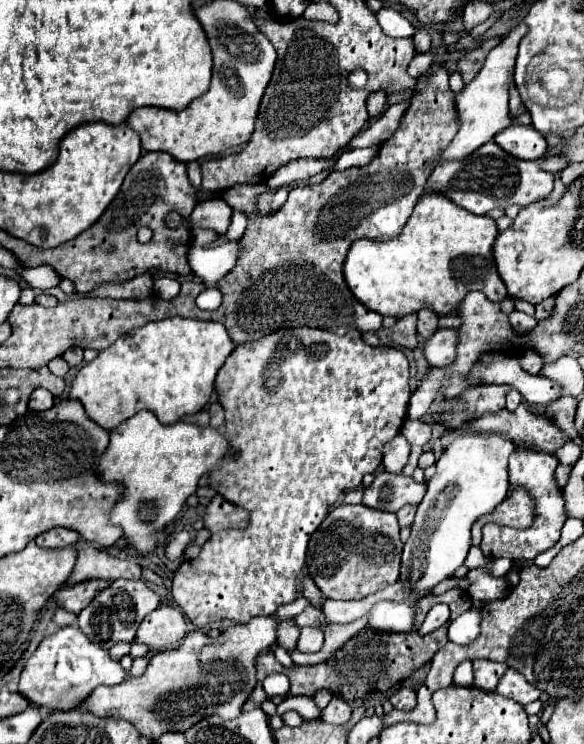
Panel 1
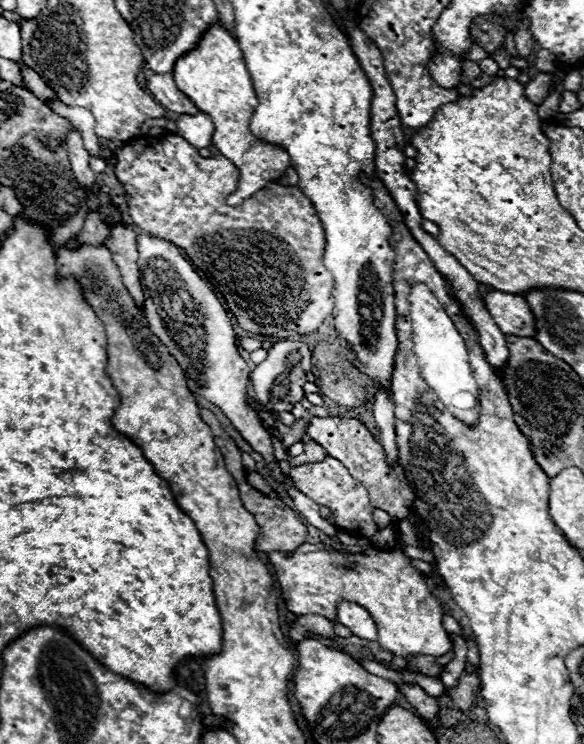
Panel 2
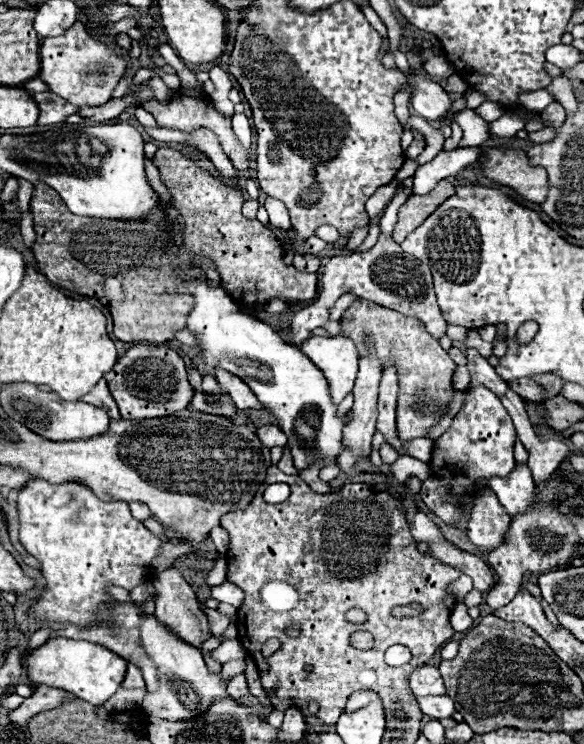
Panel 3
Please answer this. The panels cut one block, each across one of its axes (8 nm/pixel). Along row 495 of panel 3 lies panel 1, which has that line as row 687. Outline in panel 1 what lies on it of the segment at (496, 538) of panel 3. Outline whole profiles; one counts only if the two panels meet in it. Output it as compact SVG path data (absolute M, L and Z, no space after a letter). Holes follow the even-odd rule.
M475 659L472 661L474 680L473 686L476 688L484 688L486 692L494 690L500 676L506 672L506 664L504 662L494 662L494 660Z

